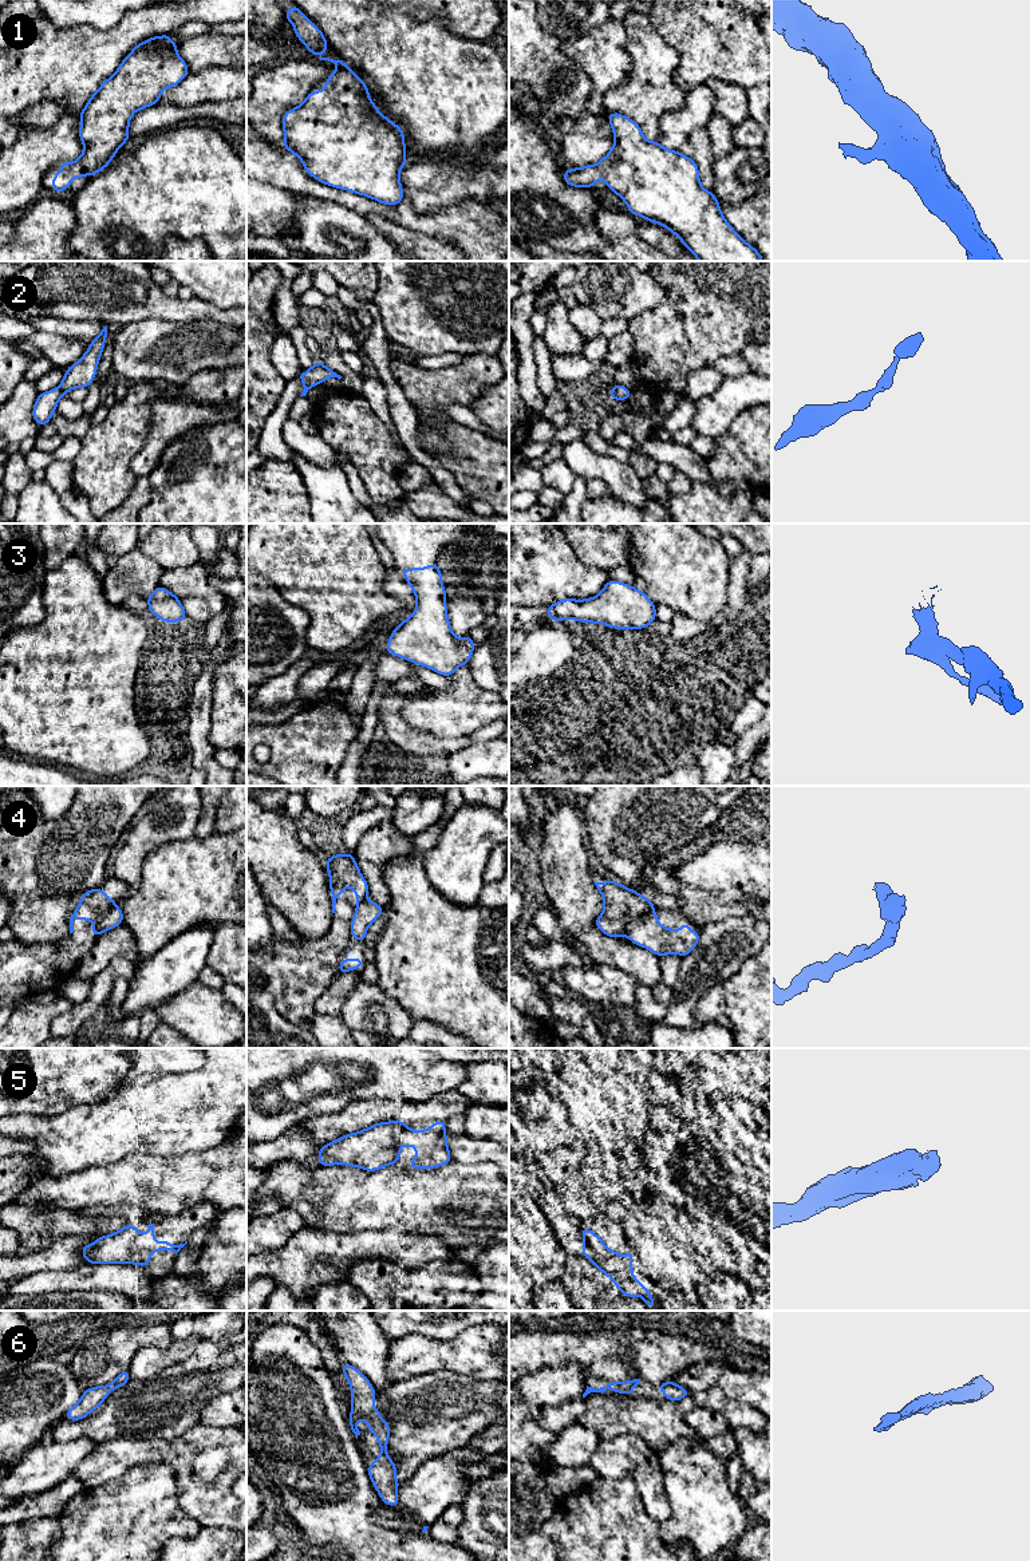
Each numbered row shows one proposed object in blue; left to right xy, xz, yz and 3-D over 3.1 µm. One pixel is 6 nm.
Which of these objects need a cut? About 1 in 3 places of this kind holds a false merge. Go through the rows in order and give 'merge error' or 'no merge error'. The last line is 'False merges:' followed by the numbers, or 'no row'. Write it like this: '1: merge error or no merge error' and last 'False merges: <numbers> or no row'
1: no merge error
2: no merge error
3: no merge error
4: merge error
5: no merge error
6: no merge error
False merges: 4

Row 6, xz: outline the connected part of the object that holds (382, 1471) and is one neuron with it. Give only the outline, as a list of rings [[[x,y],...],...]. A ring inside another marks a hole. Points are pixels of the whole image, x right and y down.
[[[344,1363],[342,1371],[351,1387],[352,1398],[348,1424],[354,1436],[356,1439],[362,1438],[363,1432],[358,1430],[355,1423],[366,1419],[368,1430],[374,1432],[380,1446],[380,1455],[367,1467],[367,1473],[383,1503],[399,1506],[396,1491],[400,1482],[395,1478],[396,1466],[387,1455],[390,1426],[380,1416],[379,1408],[374,1408],[375,1388],[367,1378],[351,1364]]]

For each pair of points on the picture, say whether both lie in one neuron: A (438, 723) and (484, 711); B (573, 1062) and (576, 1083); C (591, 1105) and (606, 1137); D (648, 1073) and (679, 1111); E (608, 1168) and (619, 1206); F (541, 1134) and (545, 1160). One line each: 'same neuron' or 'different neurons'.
A: same neuron
B: different neurons
C: same neuron
D: same neuron
E: different neurons
F: different neurons

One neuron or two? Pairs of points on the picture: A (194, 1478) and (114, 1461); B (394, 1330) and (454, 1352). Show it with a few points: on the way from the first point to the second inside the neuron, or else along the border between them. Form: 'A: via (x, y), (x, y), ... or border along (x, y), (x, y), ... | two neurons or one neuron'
A: via (174, 1459), (168, 1453), (134, 1453) | one neuron
B: border along (438, 1339), (407, 1334), (393, 1340) | two neurons

